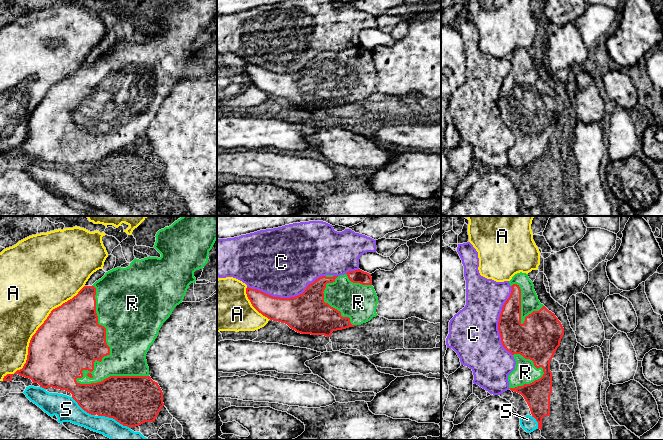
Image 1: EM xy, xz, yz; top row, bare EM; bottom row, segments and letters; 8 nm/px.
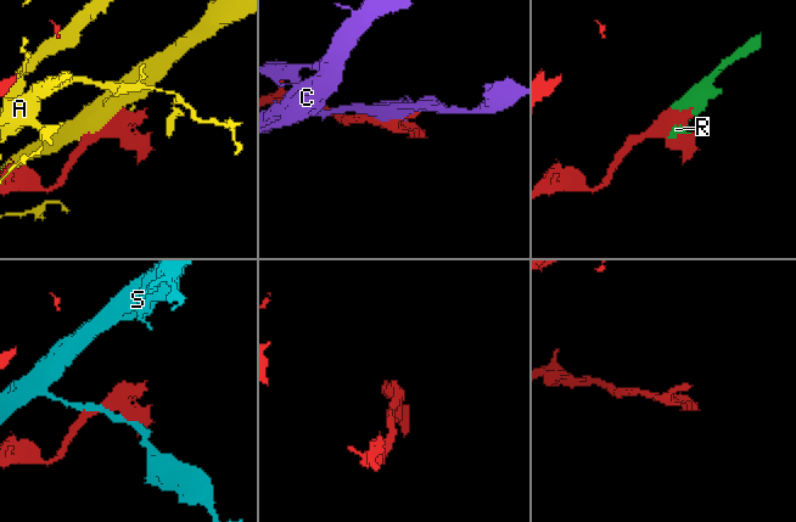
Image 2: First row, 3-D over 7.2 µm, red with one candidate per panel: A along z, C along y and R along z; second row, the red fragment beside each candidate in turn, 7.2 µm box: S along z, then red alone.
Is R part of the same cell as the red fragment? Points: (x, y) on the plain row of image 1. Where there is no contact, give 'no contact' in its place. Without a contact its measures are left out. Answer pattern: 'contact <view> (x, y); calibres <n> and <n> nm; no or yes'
contact xy (92, 146); calibres 420 and 220 nm; yes

